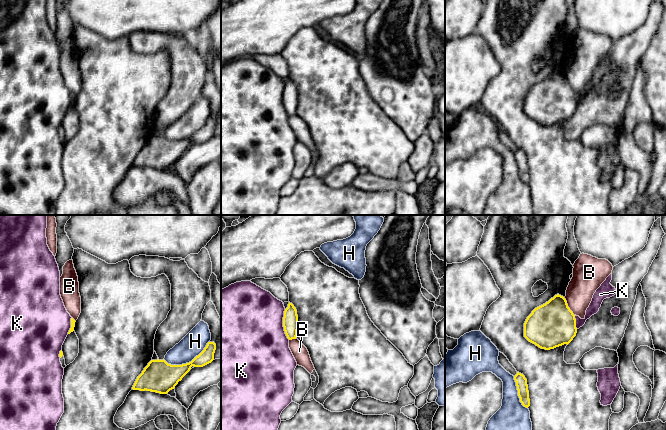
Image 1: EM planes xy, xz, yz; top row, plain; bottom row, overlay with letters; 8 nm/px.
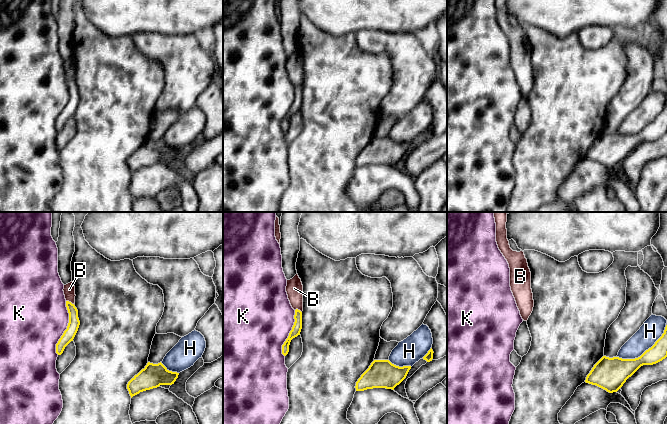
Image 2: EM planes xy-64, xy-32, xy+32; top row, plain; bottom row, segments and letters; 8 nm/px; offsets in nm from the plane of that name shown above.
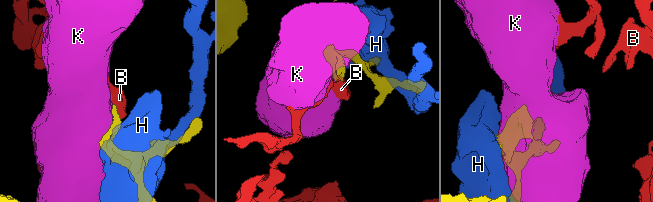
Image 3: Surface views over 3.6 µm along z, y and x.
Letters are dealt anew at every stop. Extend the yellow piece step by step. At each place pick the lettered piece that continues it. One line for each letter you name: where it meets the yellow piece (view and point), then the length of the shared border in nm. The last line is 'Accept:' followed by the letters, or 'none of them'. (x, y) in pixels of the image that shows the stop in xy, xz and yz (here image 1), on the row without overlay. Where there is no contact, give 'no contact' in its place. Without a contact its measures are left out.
Accept: none of them

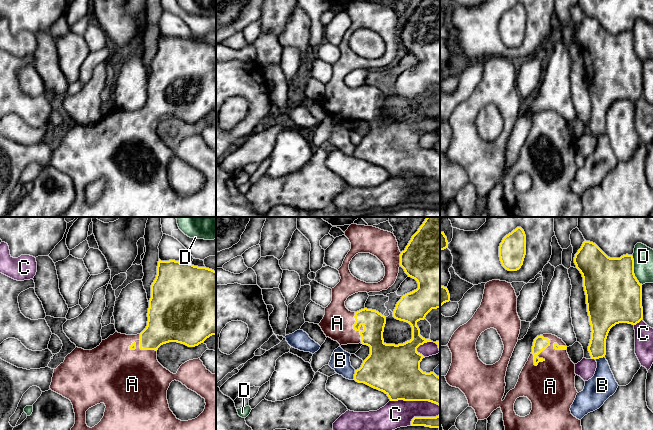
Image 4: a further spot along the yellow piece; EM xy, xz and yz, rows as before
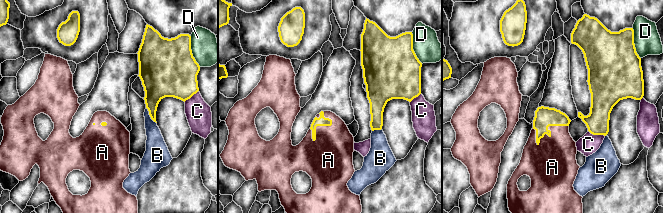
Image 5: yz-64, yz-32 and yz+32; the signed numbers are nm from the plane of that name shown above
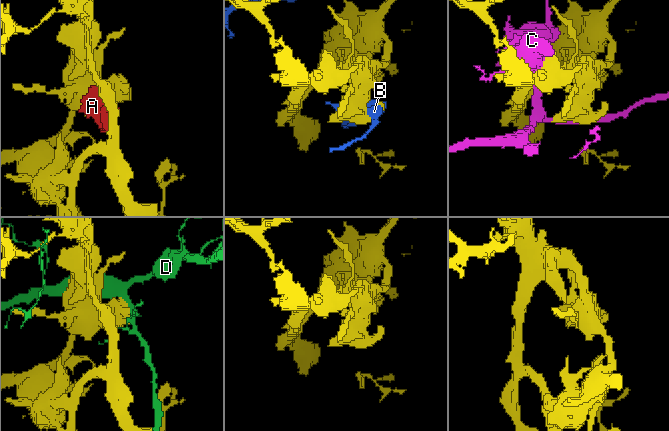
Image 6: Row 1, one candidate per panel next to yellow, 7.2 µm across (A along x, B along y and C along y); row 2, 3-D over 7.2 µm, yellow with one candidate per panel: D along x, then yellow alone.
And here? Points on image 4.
A: yz (541, 127) | 260 nm
Accept: A

